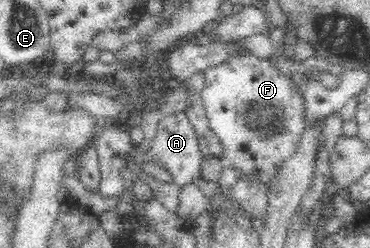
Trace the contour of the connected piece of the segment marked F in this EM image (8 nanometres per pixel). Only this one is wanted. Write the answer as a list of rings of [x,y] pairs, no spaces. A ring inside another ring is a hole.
[[[255,56],[247,57],[246,59],[232,60],[231,62],[222,64],[218,67],[209,68],[209,70],[204,71],[202,74],[204,76],[204,86],[201,98],[203,99],[203,106],[210,123],[210,128],[213,131],[216,131],[216,134],[220,135],[220,137],[222,137],[222,141],[224,141],[226,148],[225,152],[227,152],[224,158],[224,163],[242,167],[242,174],[246,171],[248,171],[248,173],[258,173],[258,177],[260,177],[260,179],[264,179],[264,183],[266,183],[274,166],[276,166],[276,162],[280,162],[280,160],[284,160],[284,158],[288,158],[288,156],[292,154],[294,144],[296,144],[295,140],[299,137],[300,131],[305,125],[301,113],[302,93],[298,92],[298,89],[296,89],[296,83],[292,83],[289,78],[285,77],[284,74],[281,74],[277,70],[276,66],[270,63],[269,60],[260,60]]]

